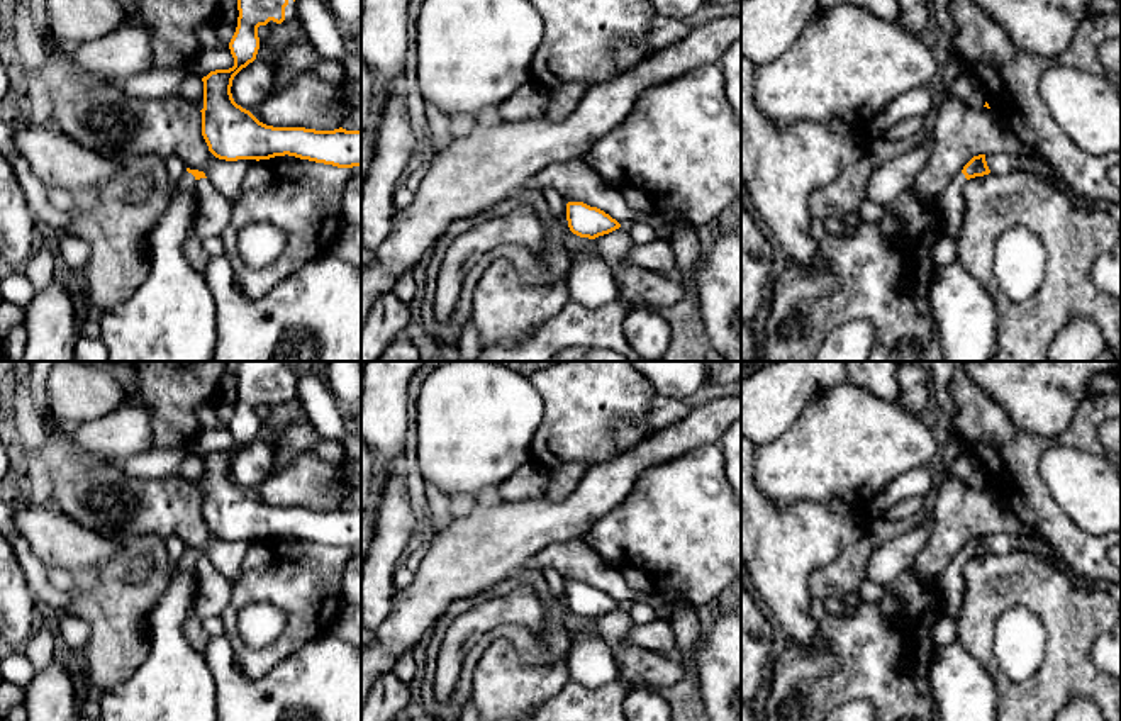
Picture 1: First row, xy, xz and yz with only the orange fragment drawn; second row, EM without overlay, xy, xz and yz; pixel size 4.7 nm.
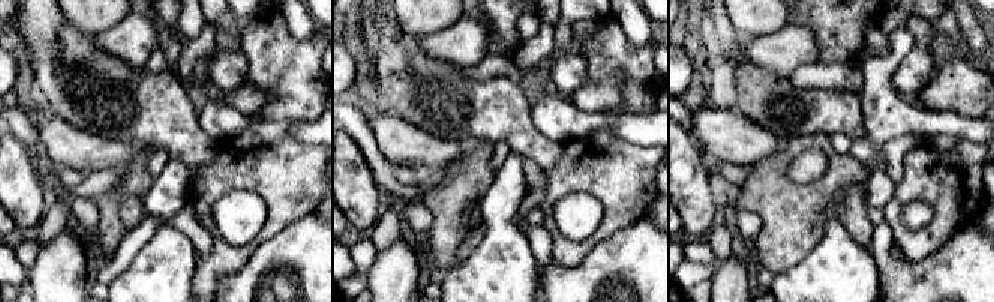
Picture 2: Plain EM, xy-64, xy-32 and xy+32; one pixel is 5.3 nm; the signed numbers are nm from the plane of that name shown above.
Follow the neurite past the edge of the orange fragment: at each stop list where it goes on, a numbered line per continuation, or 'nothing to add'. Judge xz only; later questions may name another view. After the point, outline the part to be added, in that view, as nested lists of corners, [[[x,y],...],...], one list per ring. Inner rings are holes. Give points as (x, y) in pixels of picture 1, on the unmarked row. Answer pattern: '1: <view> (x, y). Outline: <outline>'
nothing to add

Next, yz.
1: yz (950, 586). Outline: [[[958,553],[951,563],[934,578],[933,589],[936,590],[941,616],[958,621],[967,594],[967,584],[963,578],[963,567],[967,558]]]

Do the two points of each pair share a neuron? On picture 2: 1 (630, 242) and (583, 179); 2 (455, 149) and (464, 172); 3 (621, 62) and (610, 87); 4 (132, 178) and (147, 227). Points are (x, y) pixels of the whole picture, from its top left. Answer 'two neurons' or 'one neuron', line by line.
1: two neurons
2: two neurons
3: two neurons
4: two neurons

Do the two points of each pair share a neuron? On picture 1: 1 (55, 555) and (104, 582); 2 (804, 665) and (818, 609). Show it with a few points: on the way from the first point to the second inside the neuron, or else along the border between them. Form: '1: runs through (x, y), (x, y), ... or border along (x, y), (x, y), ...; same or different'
1: border along (119, 548), (105, 562), (78, 577); different
2: border along (826, 613), (818, 621); different

